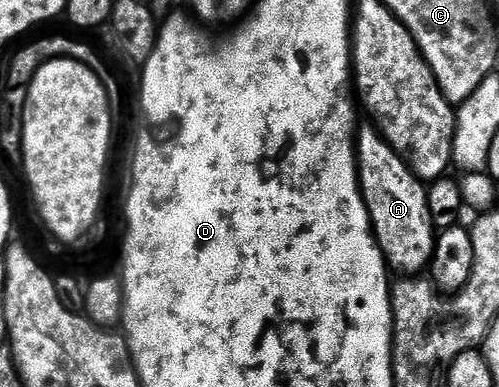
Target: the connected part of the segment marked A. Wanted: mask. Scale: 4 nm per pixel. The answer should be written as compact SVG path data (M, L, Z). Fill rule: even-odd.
M362 128L357 134L357 176L361 178L361 194L377 246L394 274L424 274L430 268L438 238L427 207L426 186L376 128L368 128Z

